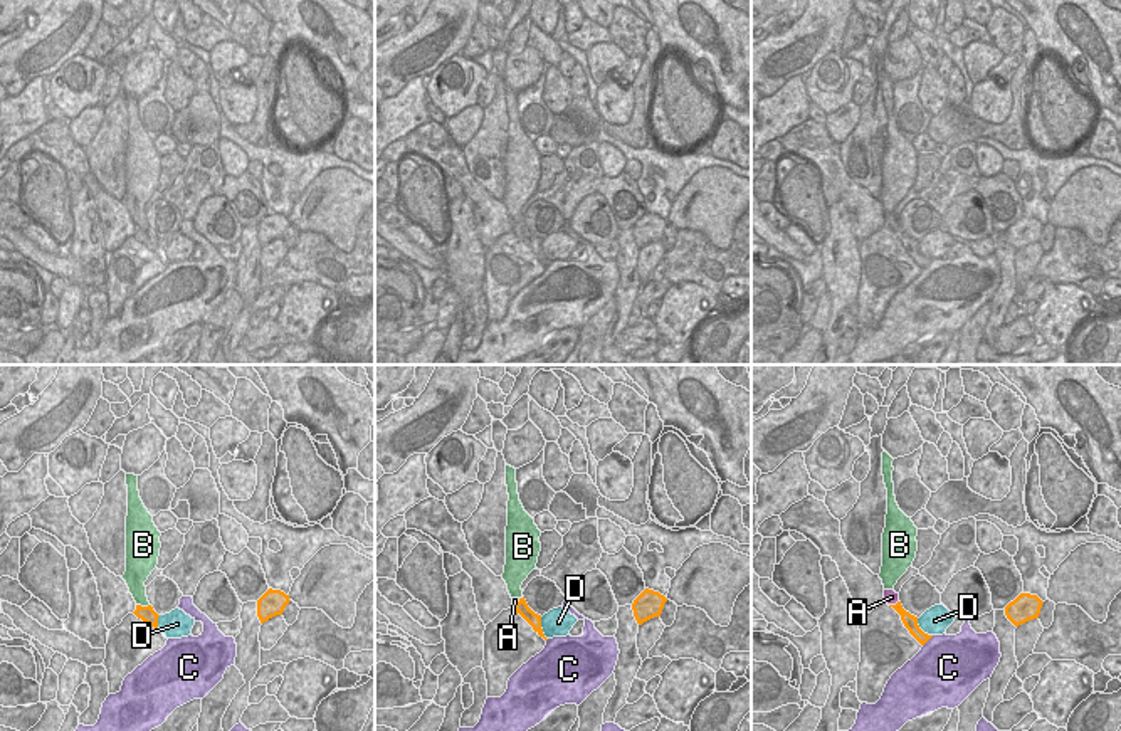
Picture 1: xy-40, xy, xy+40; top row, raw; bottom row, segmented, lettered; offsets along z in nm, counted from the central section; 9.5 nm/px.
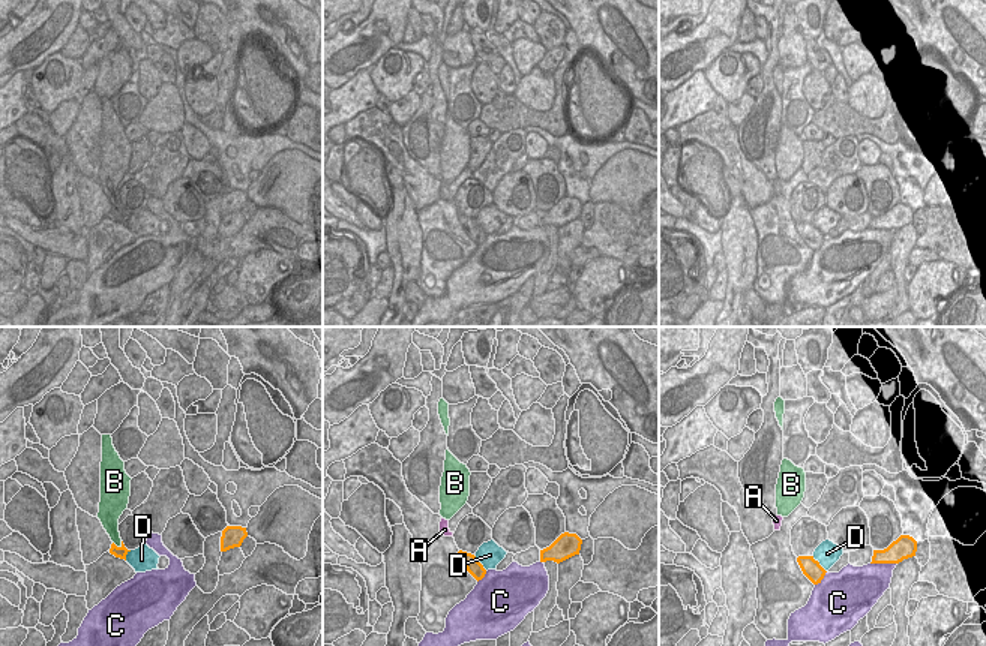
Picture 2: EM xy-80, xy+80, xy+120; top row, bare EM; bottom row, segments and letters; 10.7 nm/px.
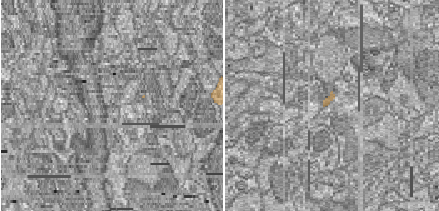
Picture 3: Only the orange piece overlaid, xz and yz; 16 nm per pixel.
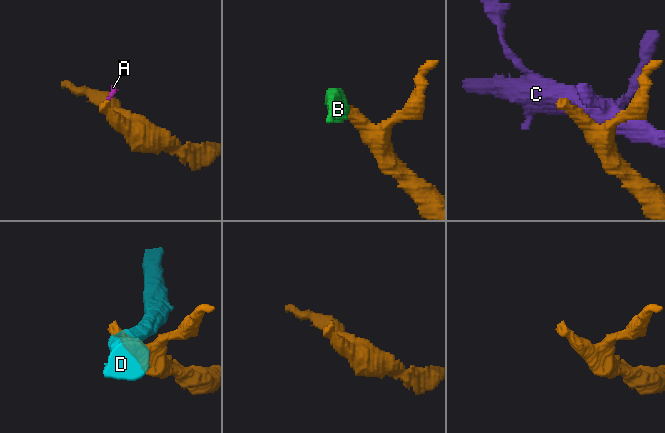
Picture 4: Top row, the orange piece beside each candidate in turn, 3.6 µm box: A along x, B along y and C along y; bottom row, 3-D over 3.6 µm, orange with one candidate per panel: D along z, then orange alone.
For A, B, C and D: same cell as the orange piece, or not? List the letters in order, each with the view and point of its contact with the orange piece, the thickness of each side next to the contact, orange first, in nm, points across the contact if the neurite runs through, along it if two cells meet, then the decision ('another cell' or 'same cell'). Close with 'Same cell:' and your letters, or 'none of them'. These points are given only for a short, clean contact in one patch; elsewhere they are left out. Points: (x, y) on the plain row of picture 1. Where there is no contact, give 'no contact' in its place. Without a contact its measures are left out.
A: contact xy+40 (893, 229); calibres 130 and 140 nm; another cell
B: contact xy-40 (143, 231); calibres 160 and 160 nm; way xy-40 (147, 237), (143, 231), (136, 210); same cell
C: contact xy+40 (928, 262); calibres 130 and 480 nm; another cell
D: contact xy (542, 252); calibres 130 and 280 nm; another cell
Same cell: B

